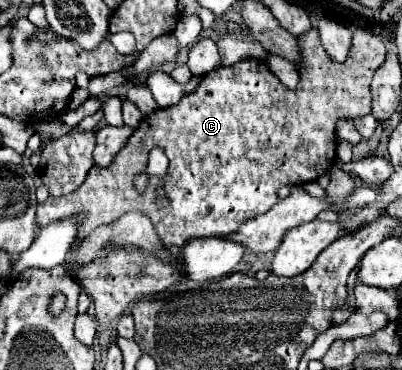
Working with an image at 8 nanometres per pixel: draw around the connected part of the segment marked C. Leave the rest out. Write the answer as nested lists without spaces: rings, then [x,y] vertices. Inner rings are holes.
[[[313,28],[308,33],[300,35],[298,43],[303,54],[302,61],[298,63],[300,83],[296,89],[288,89],[286,85],[282,85],[278,77],[268,69],[268,65],[262,65],[256,59],[244,59],[236,65],[220,65],[208,71],[204,77],[200,77],[196,91],[186,93],[178,105],[158,109],[156,113],[144,117],[132,133],[132,137],[128,139],[128,143],[122,147],[122,151],[114,157],[114,161],[108,167],[94,165],[80,189],[58,199],[48,197],[46,203],[40,203],[36,209],[38,225],[44,227],[52,221],[86,213],[78,227],[76,241],[72,245],[72,253],[76,253],[76,249],[80,249],[80,241],[88,237],[92,229],[110,225],[128,211],[138,211],[146,213],[152,219],[152,225],[160,241],[164,243],[168,253],[176,257],[176,253],[180,253],[180,249],[184,249],[184,245],[192,237],[226,237],[228,233],[234,233],[244,221],[266,213],[274,203],[278,203],[278,189],[282,185],[302,185],[324,175],[328,167],[336,161],[336,123],[344,117],[356,119],[368,115],[372,109],[370,81],[374,71],[384,63],[386,47],[378,35],[366,29],[356,29],[348,61],[334,63],[320,45],[318,29]],[[156,145],[162,147],[170,159],[168,173],[162,181],[150,177],[146,189],[142,193],[136,193],[134,179],[146,171],[146,153]],[[158,185],[164,185],[170,197],[168,211],[160,211],[154,205],[154,189]]]

